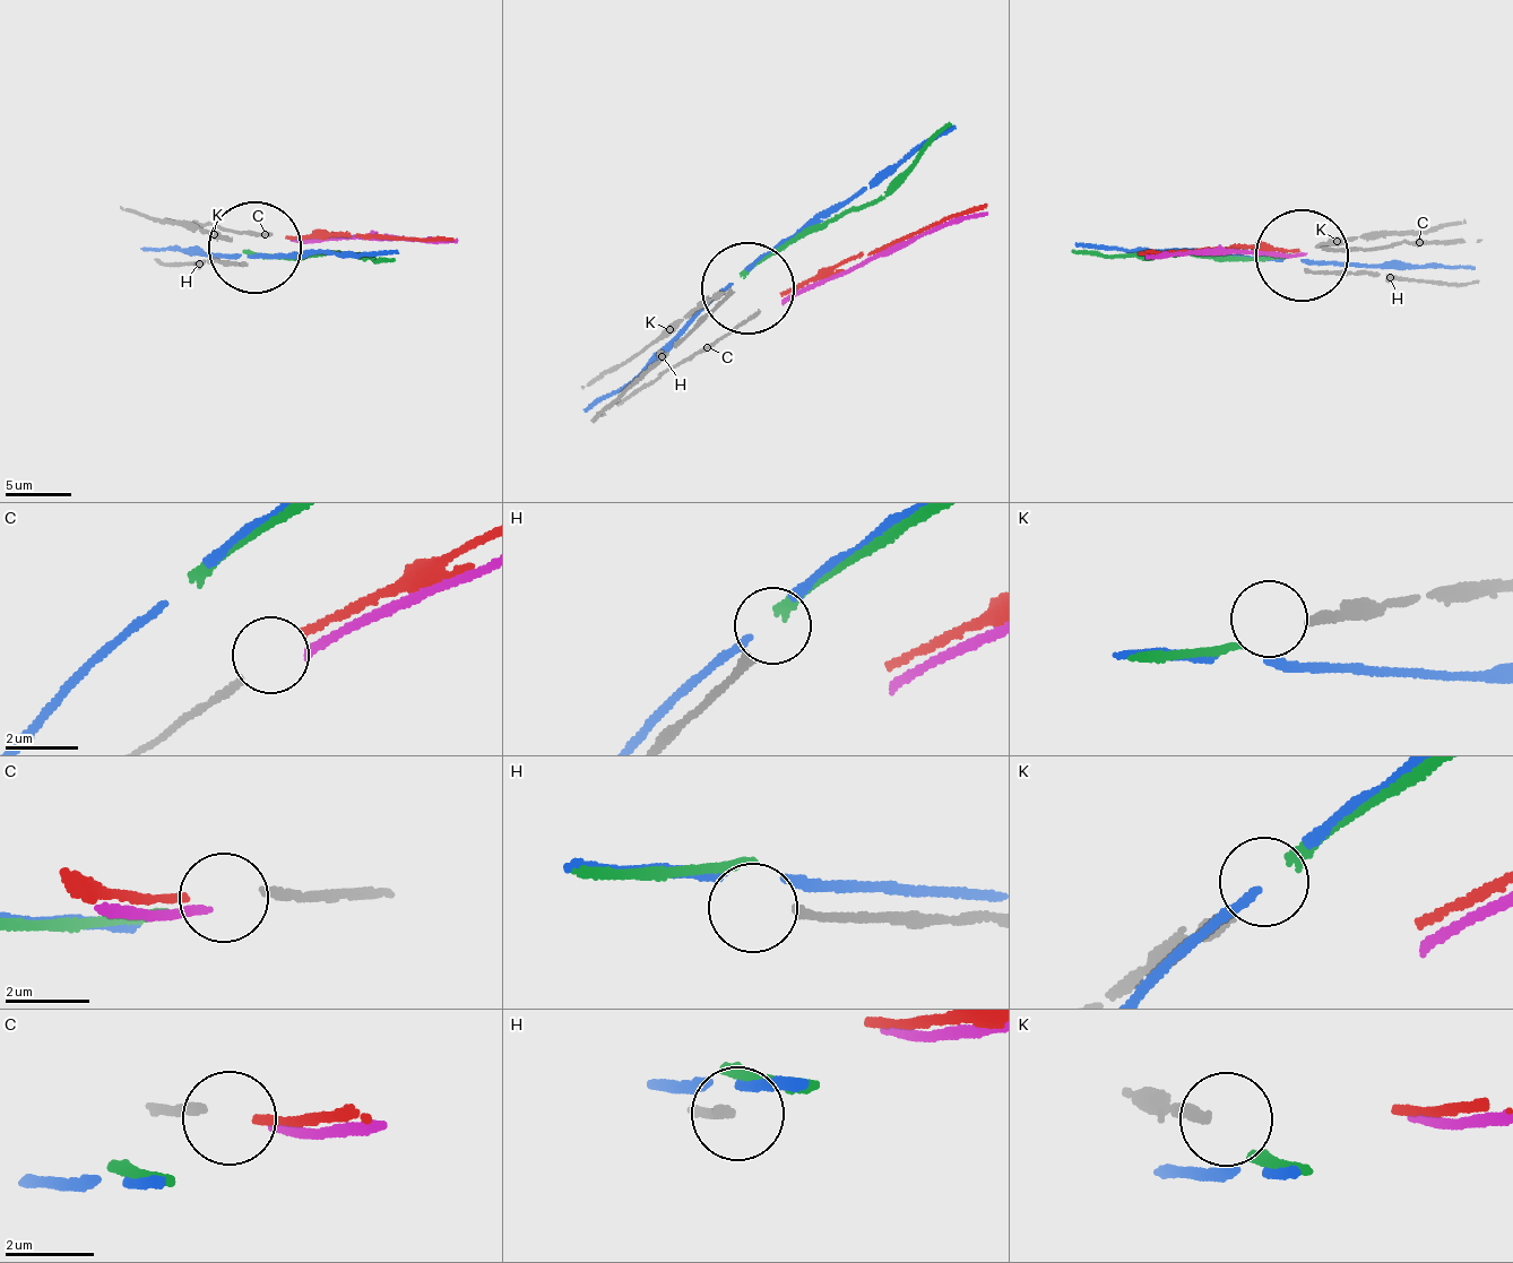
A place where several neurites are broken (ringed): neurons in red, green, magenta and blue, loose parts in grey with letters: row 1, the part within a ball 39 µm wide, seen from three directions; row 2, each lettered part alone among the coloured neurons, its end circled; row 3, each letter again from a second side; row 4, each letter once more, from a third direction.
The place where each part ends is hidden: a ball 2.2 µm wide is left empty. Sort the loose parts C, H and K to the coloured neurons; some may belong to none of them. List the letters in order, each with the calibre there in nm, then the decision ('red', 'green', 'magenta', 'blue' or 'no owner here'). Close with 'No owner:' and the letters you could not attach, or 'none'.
C: 190 nm | red
H: 240 nm | no owner here
K: 300 nm | no owner here
No owner: H, K

